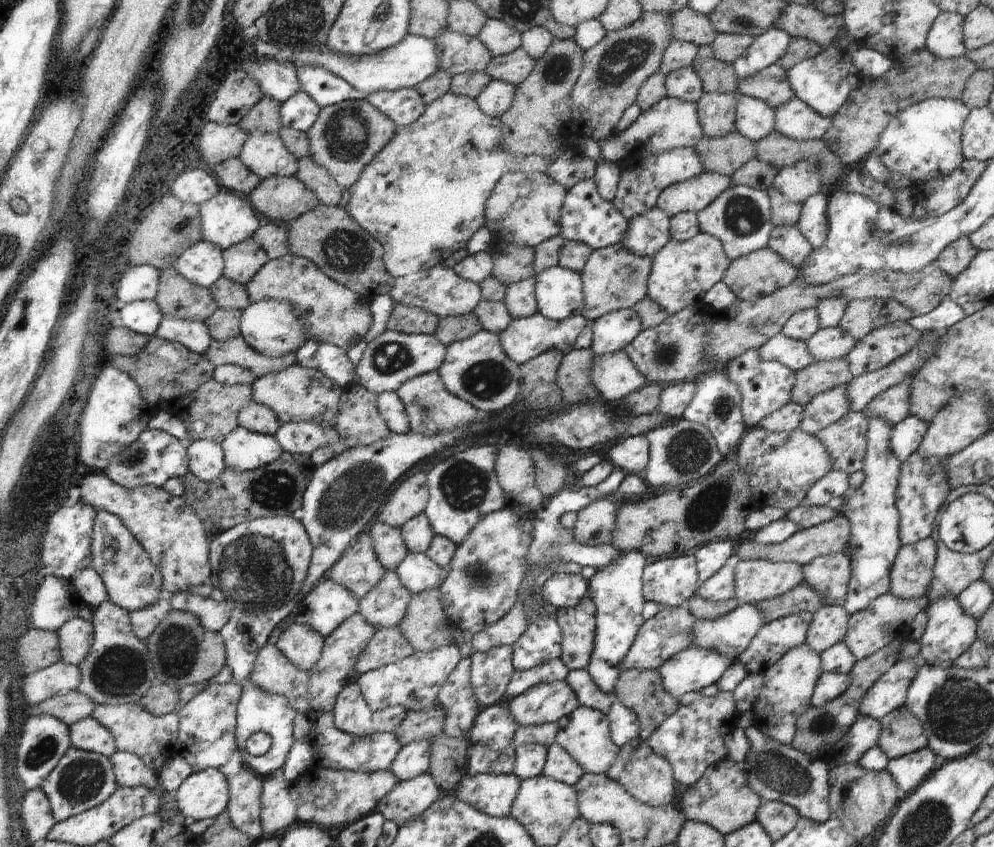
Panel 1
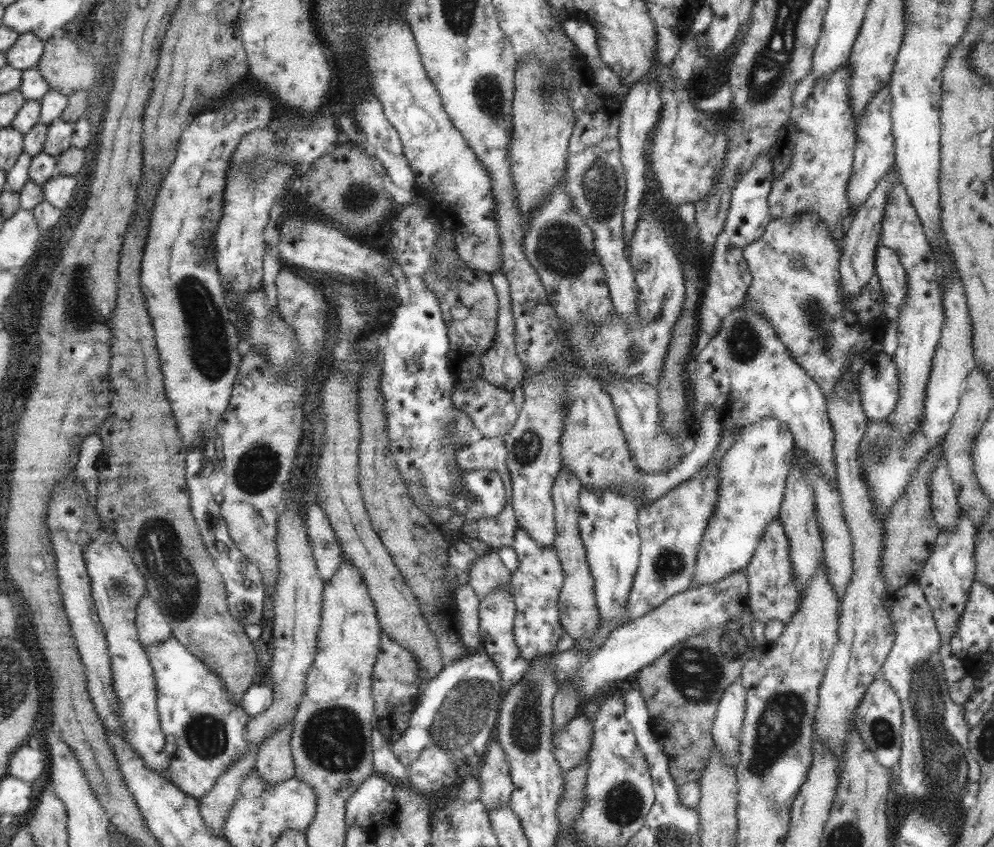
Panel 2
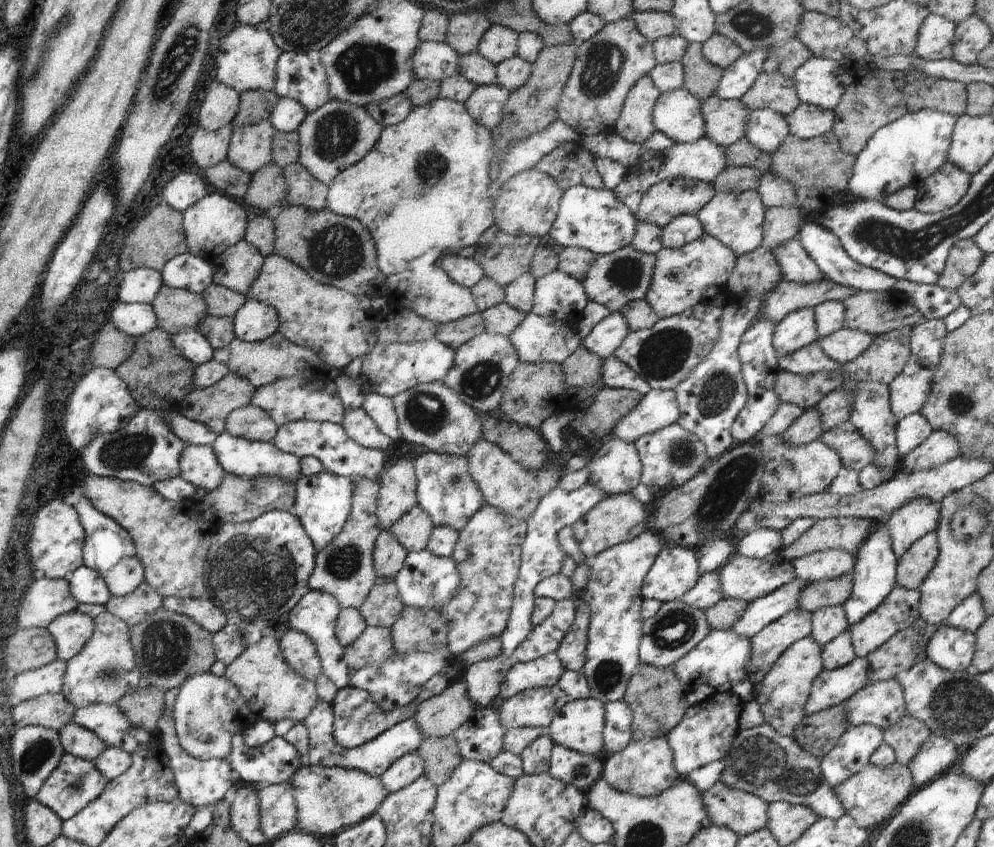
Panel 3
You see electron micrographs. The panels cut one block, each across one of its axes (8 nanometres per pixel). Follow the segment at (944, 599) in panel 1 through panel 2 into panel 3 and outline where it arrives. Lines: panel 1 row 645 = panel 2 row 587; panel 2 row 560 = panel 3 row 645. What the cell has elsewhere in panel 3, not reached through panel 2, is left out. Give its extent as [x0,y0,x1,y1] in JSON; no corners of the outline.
[926,623,975,672]

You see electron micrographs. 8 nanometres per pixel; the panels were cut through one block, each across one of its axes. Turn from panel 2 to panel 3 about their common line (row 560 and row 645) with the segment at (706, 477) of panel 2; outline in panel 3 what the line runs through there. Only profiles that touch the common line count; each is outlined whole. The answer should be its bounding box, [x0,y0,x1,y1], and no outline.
[639,599,710,668]

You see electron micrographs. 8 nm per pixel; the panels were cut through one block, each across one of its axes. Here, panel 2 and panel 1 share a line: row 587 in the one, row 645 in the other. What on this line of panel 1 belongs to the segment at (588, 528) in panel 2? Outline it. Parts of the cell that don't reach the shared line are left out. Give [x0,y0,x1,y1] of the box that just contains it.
[585,550,648,693]

